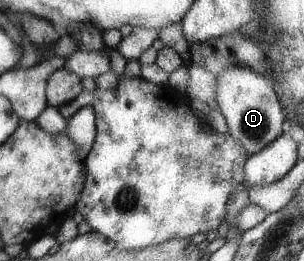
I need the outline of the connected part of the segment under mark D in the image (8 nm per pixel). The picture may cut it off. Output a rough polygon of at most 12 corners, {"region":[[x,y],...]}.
{"region":[[233,66],[216,105],[247,155],[280,136],[269,76]]}

